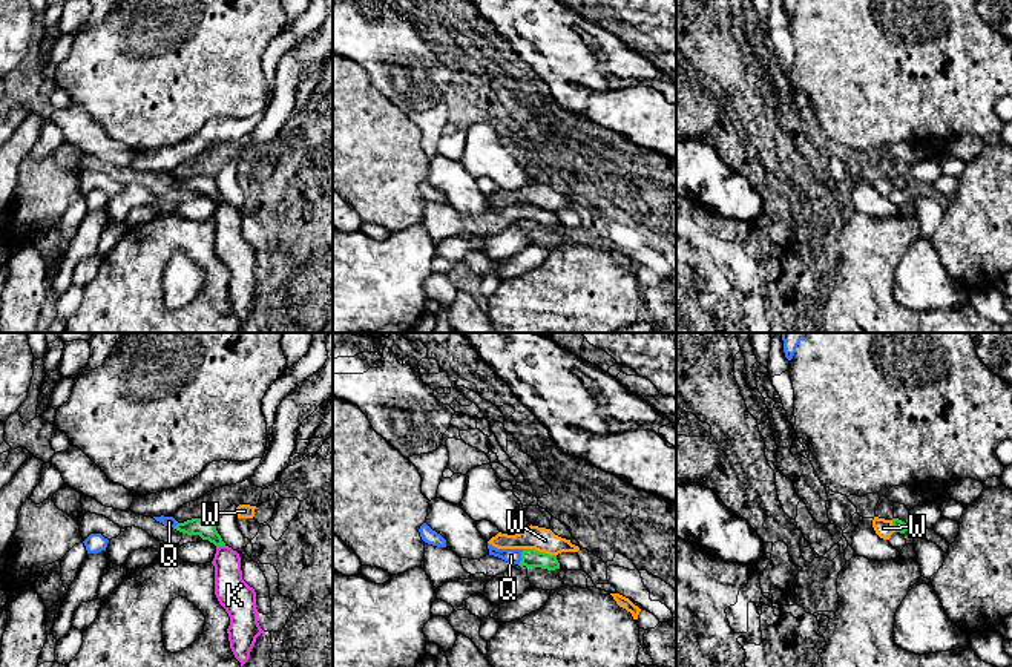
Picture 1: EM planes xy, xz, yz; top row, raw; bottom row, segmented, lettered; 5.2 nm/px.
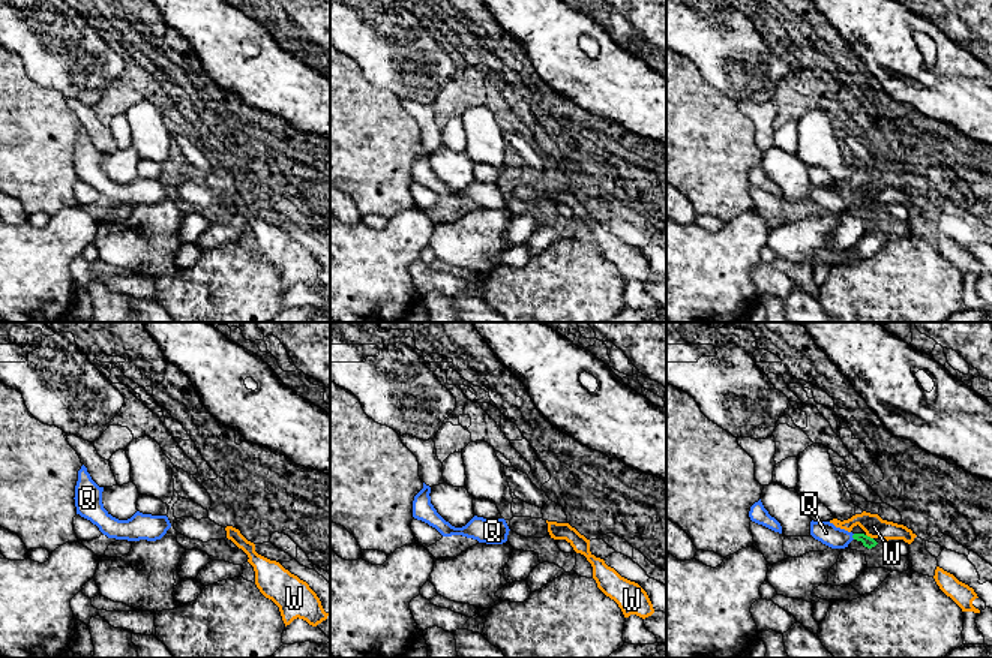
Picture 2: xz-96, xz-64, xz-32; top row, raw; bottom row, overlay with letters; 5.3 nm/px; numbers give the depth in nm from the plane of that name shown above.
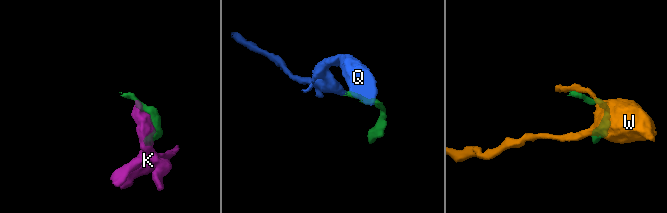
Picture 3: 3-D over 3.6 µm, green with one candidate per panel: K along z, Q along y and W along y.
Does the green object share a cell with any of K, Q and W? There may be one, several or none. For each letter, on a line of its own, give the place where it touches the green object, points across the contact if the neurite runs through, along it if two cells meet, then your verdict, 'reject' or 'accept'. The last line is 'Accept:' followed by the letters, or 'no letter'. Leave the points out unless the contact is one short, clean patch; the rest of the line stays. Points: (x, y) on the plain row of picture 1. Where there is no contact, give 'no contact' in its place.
K: contact xy (220, 201); reject
Q: contact xz (522, 213); way xz (529, 213), (522, 213), (511, 212); accept
W: contact xz (540, 209); border xz (523, 204), (555, 212); reject
Accept: Q

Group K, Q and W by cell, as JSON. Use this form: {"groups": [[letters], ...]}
{"groups": [["K"], ["Q"], ["W"]]}

